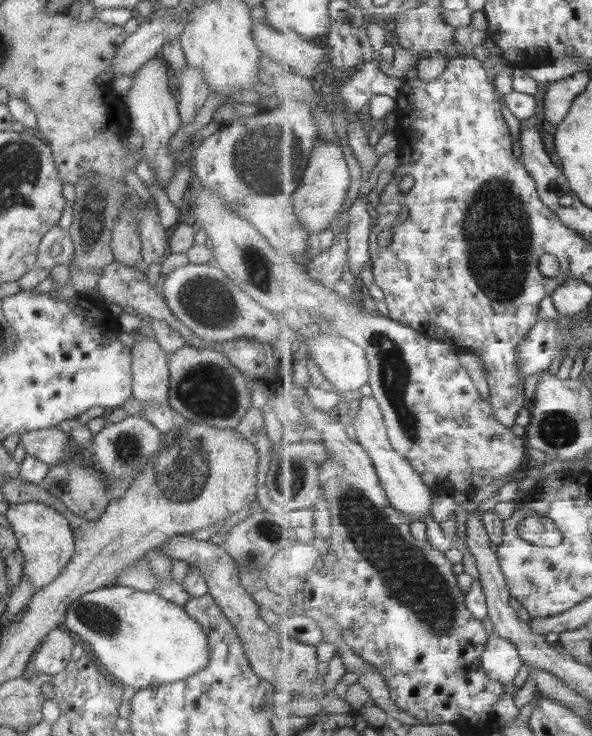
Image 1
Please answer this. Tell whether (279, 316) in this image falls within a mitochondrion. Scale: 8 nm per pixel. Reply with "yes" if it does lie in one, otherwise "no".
no

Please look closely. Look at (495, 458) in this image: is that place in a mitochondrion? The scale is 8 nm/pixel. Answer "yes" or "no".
no

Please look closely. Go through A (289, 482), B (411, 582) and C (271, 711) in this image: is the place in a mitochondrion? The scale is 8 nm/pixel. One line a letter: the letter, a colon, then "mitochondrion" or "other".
A: mitochondrion
B: mitochondrion
C: other

